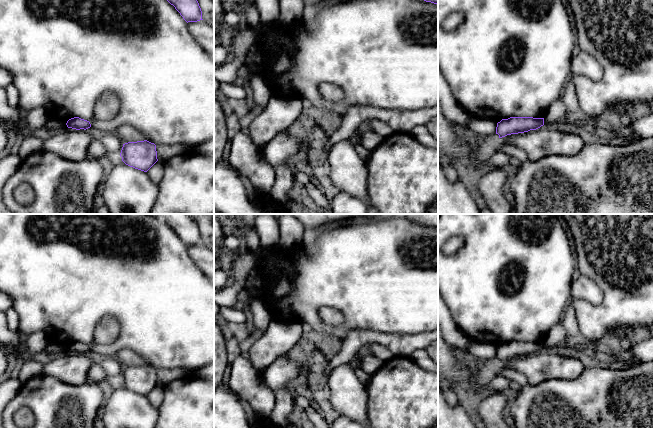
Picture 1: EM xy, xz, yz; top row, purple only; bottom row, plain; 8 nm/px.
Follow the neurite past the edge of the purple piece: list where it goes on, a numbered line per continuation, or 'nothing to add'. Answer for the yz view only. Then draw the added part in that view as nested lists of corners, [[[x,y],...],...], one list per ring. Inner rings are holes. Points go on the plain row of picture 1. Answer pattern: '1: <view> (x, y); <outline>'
nothing to add

